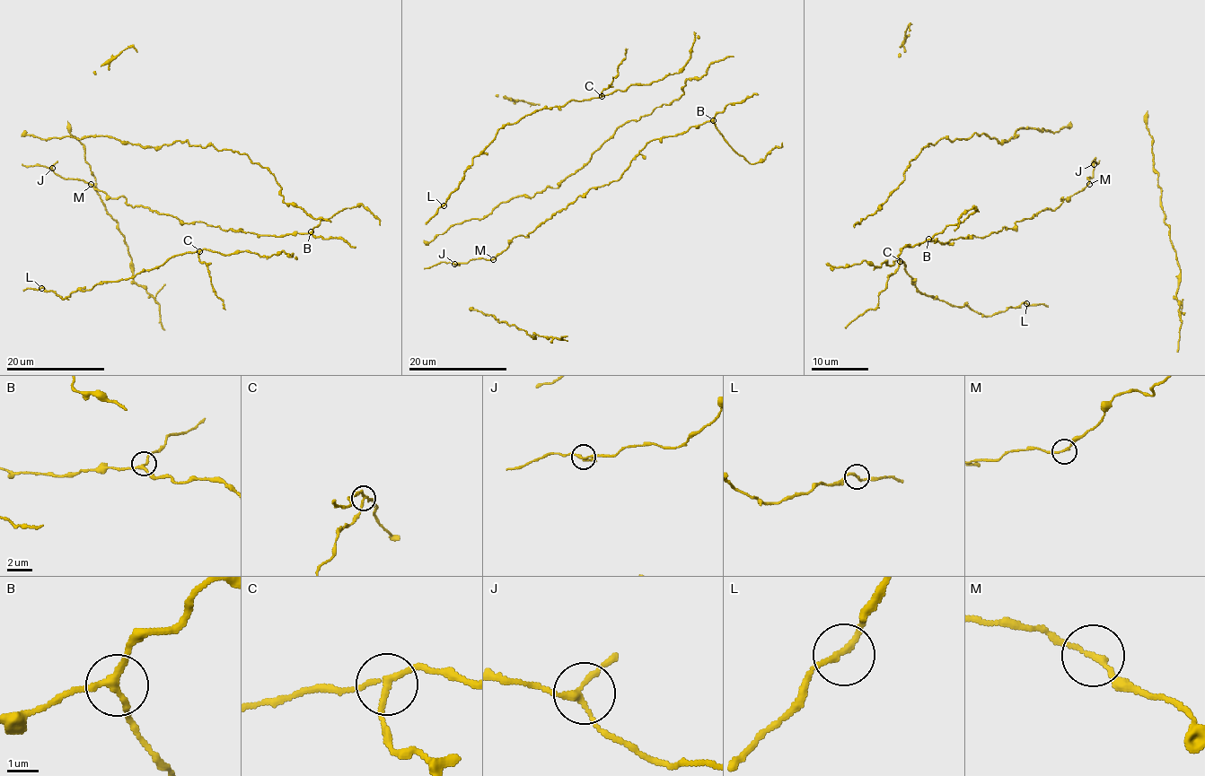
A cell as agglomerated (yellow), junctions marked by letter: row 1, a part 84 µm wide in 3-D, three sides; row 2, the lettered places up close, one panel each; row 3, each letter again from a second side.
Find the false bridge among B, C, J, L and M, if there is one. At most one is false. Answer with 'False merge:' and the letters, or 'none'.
False merge: C

